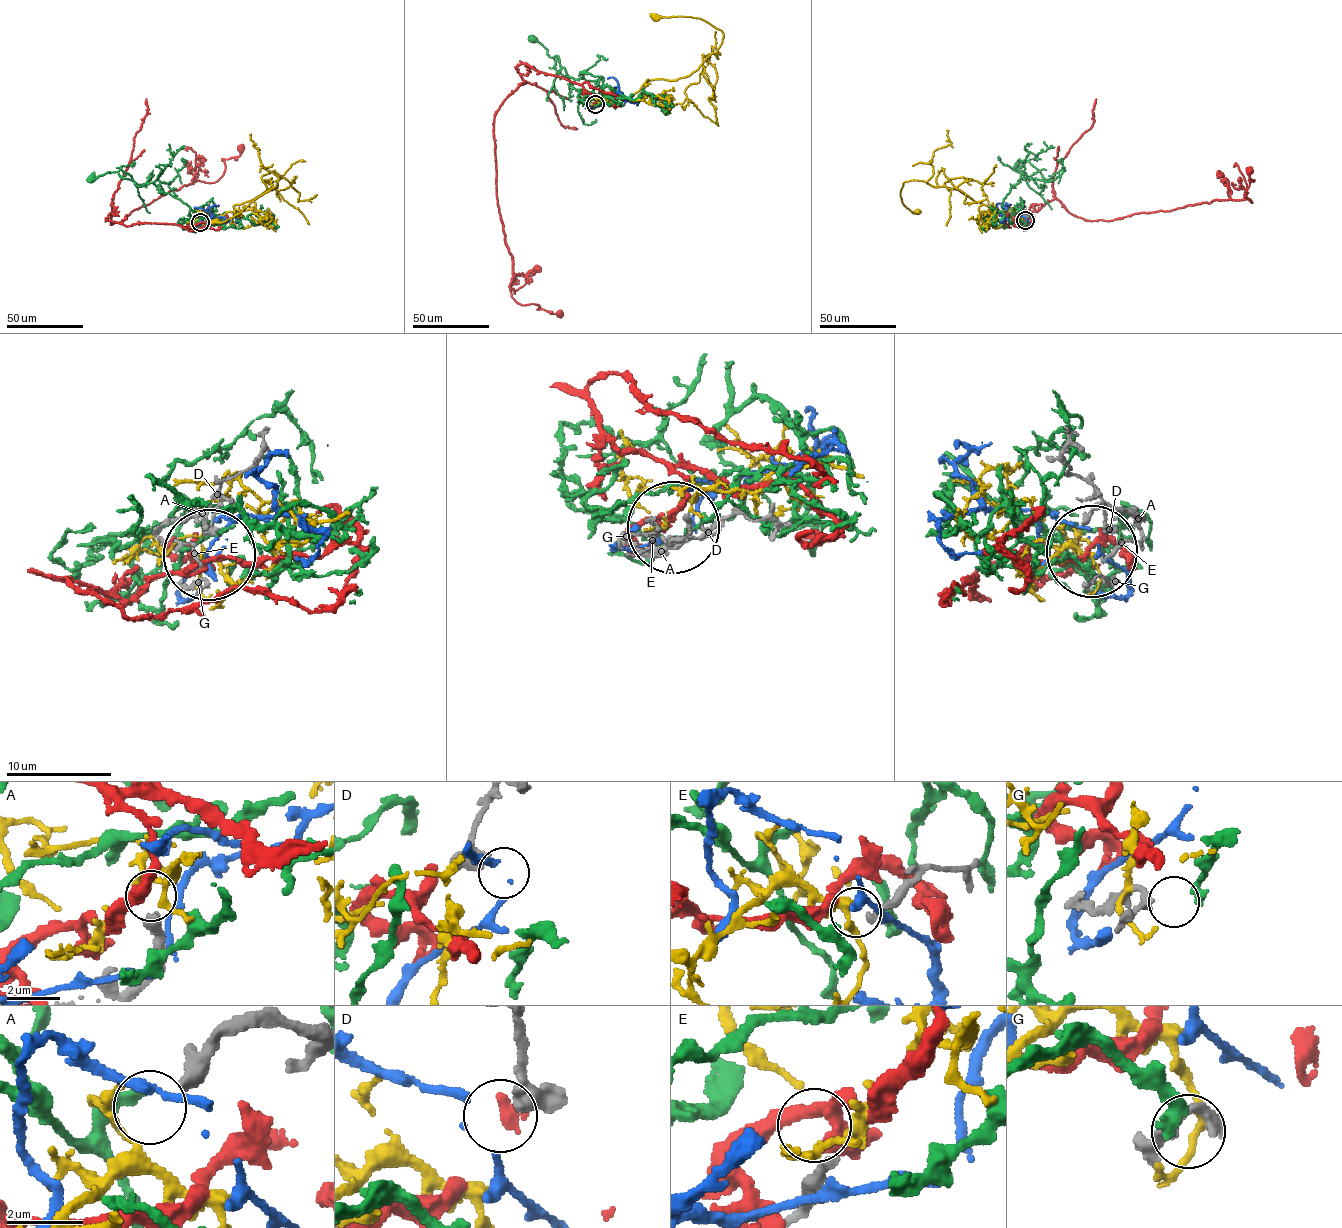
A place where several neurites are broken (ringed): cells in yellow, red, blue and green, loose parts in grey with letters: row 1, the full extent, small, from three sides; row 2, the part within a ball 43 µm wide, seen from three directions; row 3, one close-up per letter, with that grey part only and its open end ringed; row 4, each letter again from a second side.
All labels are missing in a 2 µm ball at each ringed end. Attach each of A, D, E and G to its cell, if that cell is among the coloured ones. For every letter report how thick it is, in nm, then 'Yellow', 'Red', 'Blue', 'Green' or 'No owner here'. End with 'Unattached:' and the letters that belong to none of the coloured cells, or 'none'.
A: Thickness 440 nm. No owner here
D: Thickness 320 nm. Blue
E: Thickness 360 nm. Yellow
G: Thickness 240 nm. Green
Unattached: A

